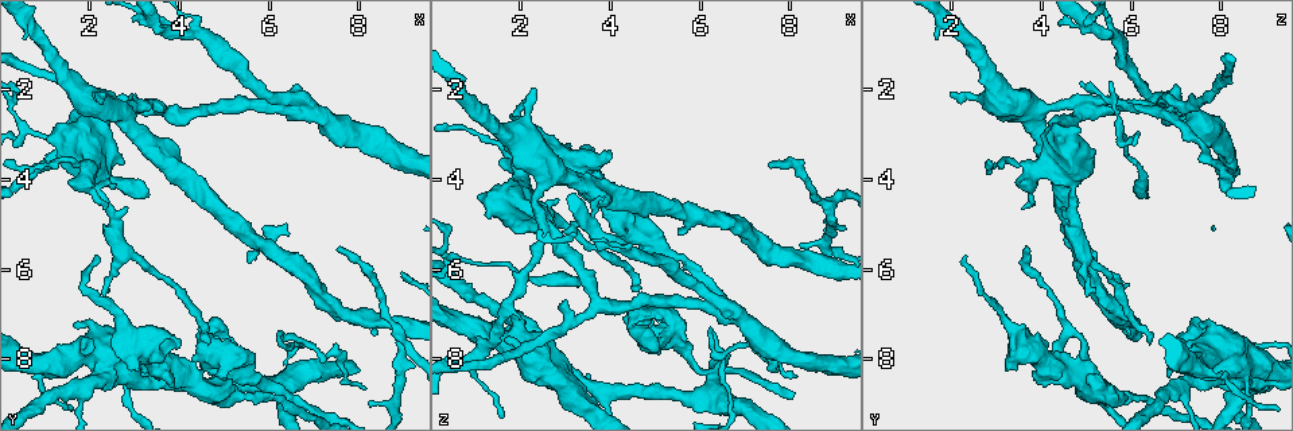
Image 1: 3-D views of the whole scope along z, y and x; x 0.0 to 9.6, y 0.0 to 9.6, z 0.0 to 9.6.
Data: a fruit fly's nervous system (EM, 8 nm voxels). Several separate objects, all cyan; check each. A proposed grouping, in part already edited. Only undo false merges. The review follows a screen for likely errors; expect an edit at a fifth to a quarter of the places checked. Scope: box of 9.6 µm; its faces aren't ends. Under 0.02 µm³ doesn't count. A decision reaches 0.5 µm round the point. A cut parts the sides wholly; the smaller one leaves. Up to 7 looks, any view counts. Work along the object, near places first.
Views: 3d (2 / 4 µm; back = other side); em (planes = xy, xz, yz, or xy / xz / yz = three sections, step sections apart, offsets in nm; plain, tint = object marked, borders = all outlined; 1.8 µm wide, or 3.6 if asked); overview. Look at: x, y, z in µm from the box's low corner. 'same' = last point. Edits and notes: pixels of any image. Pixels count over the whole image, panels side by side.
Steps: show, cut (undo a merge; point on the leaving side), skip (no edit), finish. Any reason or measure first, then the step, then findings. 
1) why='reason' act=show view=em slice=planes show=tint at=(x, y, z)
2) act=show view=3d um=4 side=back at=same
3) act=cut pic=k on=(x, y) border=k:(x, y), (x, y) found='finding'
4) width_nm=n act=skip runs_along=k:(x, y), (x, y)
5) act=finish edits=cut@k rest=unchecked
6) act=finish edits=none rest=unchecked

why='closes a loop' act=show view=3d um=2 at=(4.45, 7.50, 7.25)

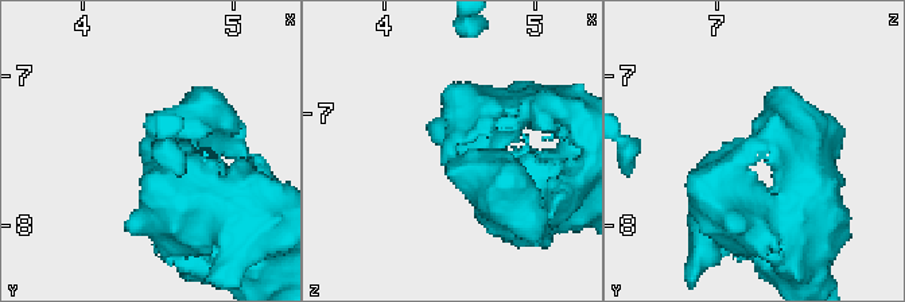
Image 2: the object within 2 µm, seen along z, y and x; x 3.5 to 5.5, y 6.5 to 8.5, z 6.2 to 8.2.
why='shape alone is not enough' act=show view=em um=3.6 slice=xz step=16 show=tint at=(4.42, 7.48, 7.24)

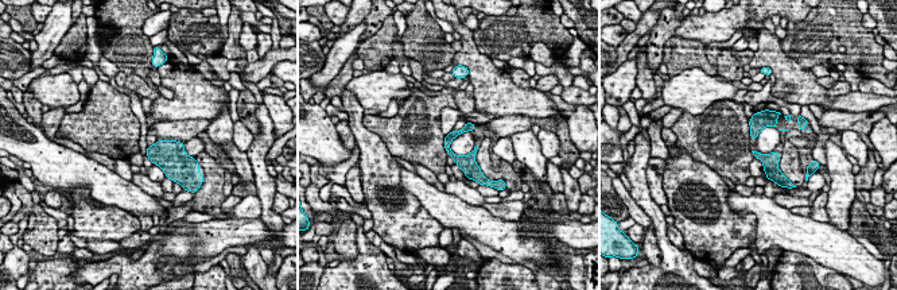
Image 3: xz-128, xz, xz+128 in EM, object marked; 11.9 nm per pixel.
why='another direction' act=show view=em um=3.6 slice=planes show=tint at=same

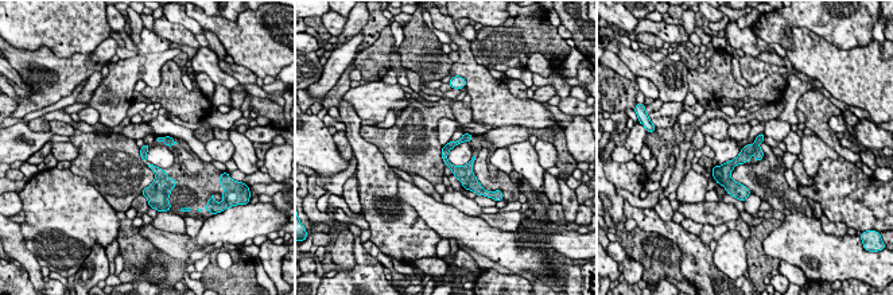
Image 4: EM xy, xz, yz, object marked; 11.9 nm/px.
width_nm=100 act=skip runs_along=4:(756, 144), (728, 169), (740, 189) found='continuous, no second neuron'

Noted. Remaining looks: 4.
why='arms run side by side' act=show view=em slice=xy step=4 show=tint at=(5.95, 2.35, 6.70)

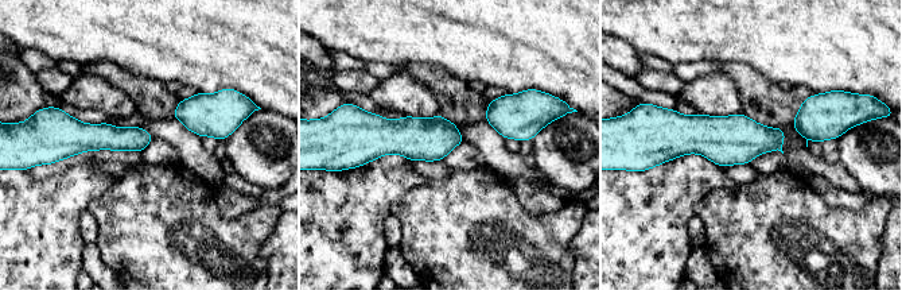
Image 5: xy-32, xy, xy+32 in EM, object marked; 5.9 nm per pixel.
why='cut it another way' act=show view=em slice=planes show=tint at=same

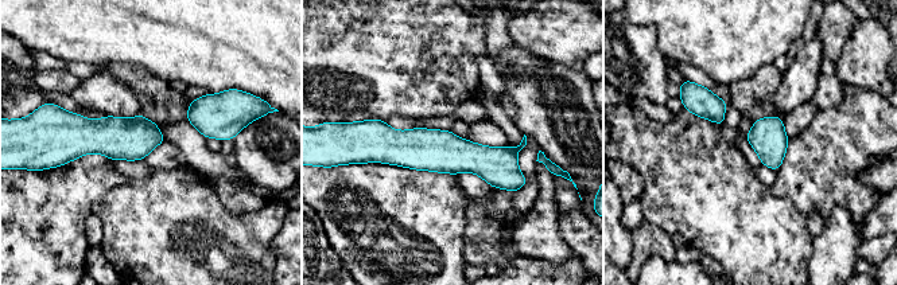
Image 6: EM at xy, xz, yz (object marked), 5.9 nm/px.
act=skip found='one neuron here'

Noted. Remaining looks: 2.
why='calibre changes' act=show view=em slice=planes show=tint at=(6.60, 8.95, 8.30)

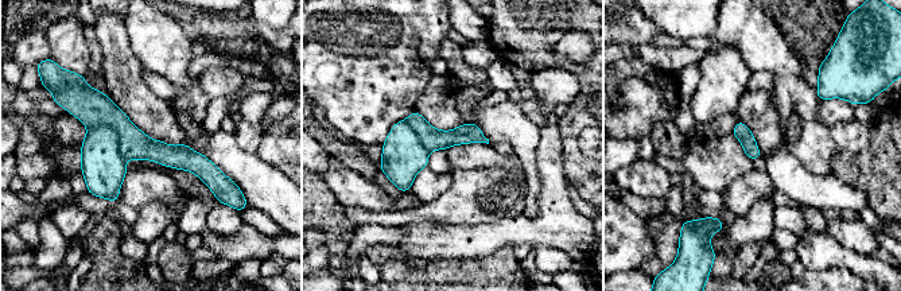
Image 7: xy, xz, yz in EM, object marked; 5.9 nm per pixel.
act=cut pic=7 on=(89, 105) part_leaving=7:(82, 101), (220, 185) found='a second neuron is stuck on'

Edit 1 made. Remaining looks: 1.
act=finish edits=cut@7 rest=unchecked

